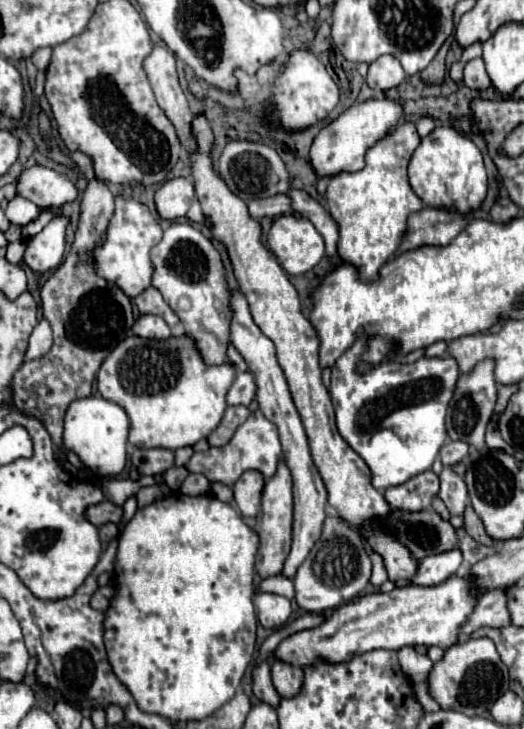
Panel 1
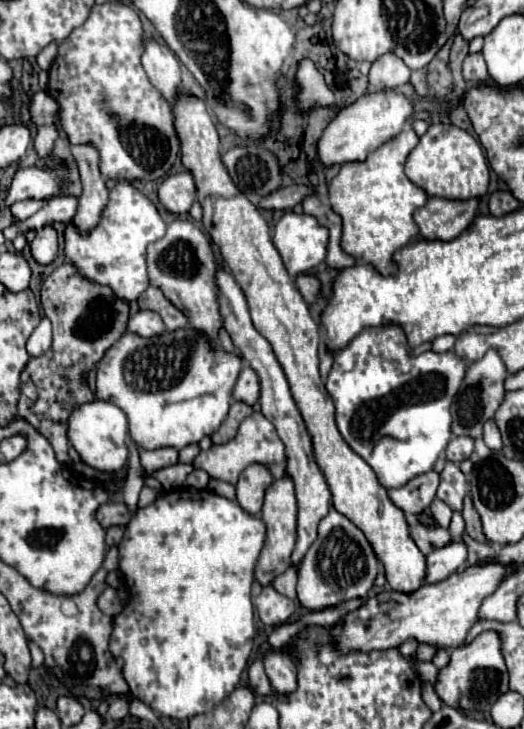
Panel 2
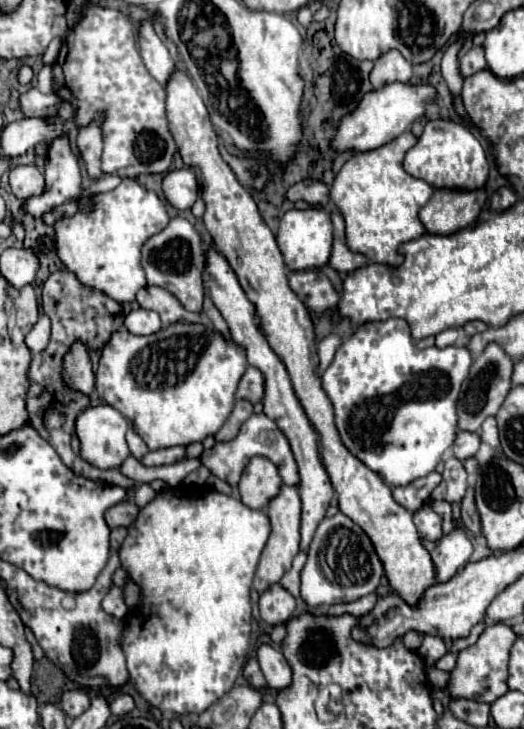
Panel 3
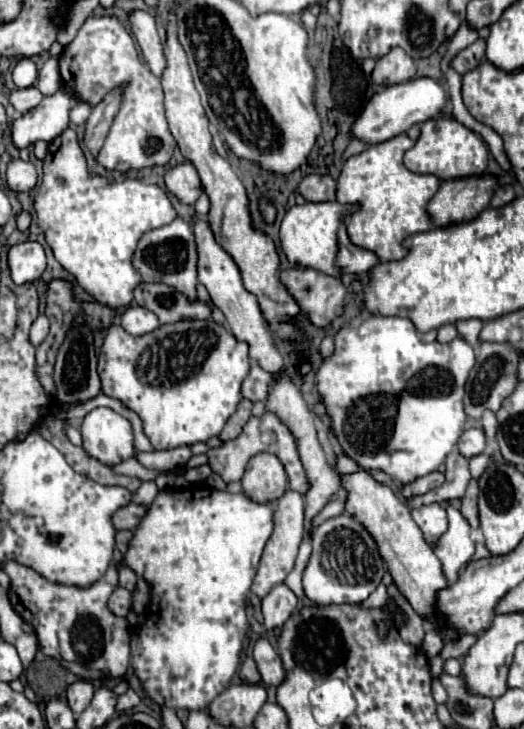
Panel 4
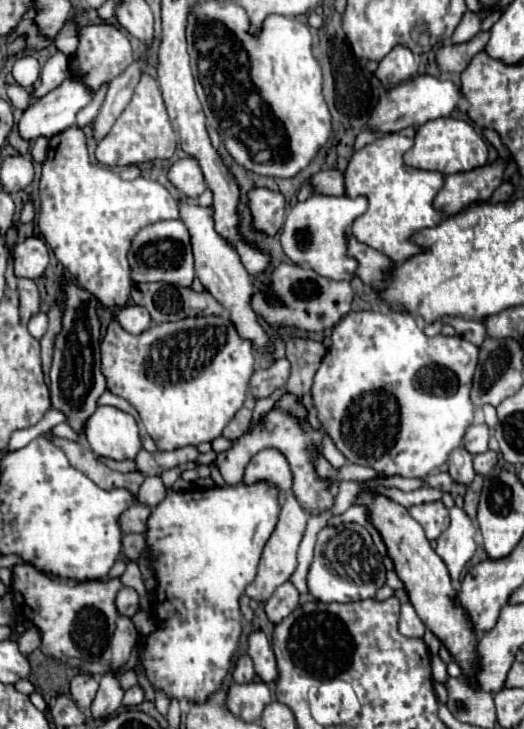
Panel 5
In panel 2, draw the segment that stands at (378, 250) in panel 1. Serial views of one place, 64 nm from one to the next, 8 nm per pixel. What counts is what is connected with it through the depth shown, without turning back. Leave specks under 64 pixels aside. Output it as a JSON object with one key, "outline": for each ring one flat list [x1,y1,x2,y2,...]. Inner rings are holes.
{"outline":[[408,124,394,140,370,152,362,166,342,166,338,176,330,182,332,210,344,220,342,250,372,264,384,276,394,274,392,254,418,236,412,214,428,200,428,194,404,174,404,162,416,144,418,136]]}

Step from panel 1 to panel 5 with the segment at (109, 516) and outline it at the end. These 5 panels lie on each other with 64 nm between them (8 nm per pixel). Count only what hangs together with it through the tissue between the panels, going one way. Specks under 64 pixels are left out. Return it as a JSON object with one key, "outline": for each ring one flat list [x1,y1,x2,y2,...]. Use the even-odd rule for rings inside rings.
{"outline":[[134,504,132,508,128,508,122,518,120,518,120,526,124,532,140,532,144,534,146,532,146,520,150,516,152,508,146,506,146,504]]}

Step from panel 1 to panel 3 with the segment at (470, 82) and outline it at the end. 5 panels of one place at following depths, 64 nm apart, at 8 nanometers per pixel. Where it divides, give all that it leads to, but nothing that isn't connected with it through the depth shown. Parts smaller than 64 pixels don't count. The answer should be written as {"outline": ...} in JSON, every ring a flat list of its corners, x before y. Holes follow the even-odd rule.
{"outline":[[472,46,464,56,460,56,458,60,458,68,460,68,460,74,466,78,466,76,472,76,480,70,486,68,486,58,484,58,484,48,482,46]]}

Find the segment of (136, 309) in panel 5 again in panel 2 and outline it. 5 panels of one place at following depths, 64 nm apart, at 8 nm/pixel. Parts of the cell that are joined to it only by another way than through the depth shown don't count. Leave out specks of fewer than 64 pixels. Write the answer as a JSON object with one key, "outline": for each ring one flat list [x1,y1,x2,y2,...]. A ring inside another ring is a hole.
{"outline":[[140,310,134,316,130,316,130,324,128,324,128,332,134,332,138,336,150,338,156,334,162,334,166,330,166,326,162,324,162,318,156,312,150,310]]}

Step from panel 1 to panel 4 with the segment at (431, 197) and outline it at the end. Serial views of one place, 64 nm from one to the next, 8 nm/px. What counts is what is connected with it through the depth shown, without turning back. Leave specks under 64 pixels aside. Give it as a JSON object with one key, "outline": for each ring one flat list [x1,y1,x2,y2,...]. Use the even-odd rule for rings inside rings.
{"outline":[[432,118,422,124,416,144,404,154,404,166,418,174,434,174,440,180,484,174,488,166,488,148,478,134,456,118]]}

